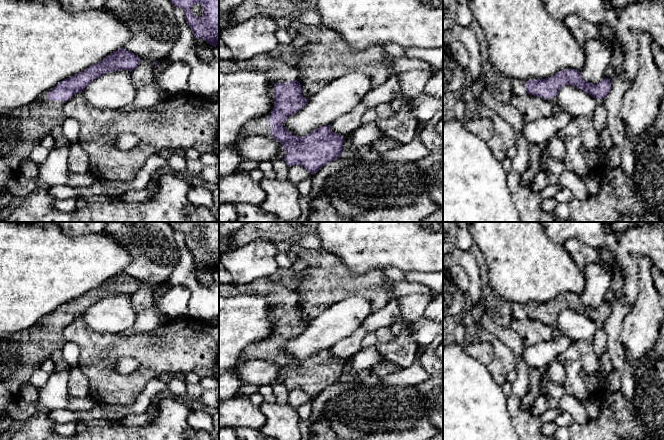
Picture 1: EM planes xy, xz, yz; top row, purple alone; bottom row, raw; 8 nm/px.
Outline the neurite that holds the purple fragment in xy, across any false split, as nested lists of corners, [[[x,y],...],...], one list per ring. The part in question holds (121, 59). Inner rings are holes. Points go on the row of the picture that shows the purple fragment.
[[[123,48],[111,53],[95,65],[67,78],[36,99],[12,110],[0,110],[0,192],[11,188],[10,182],[21,174],[21,166],[29,160],[33,148],[67,118],[64,106],[76,93],[101,75],[134,70],[140,58]]]

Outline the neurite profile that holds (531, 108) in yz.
[[[528,93],[522,96],[512,94],[510,104],[521,114],[524,123],[534,122],[552,116],[553,108],[548,100]]]

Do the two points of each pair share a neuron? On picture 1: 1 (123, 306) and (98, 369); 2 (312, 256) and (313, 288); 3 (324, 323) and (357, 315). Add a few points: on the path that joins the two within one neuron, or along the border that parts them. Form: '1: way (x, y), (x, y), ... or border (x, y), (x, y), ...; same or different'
1: border (90, 328), (95, 331), (119, 334); different
2: way (313, 264), (313, 280); same
3: way (332, 323), (336, 323), (349, 315); same

